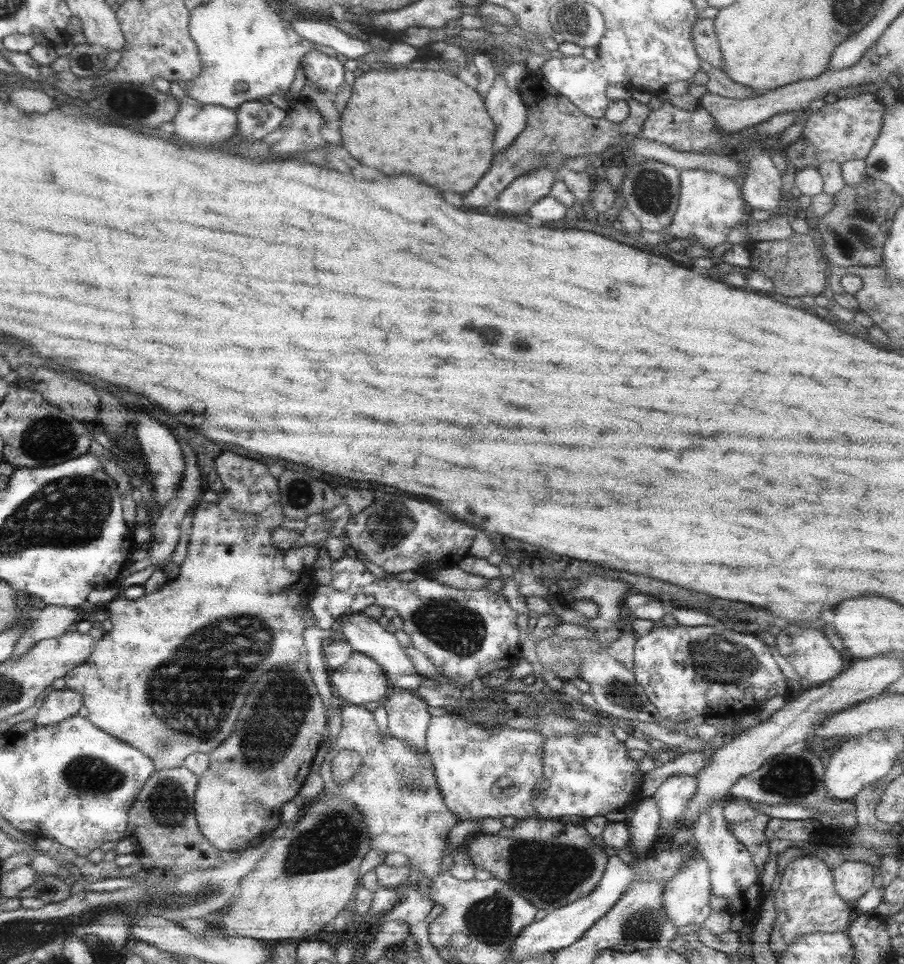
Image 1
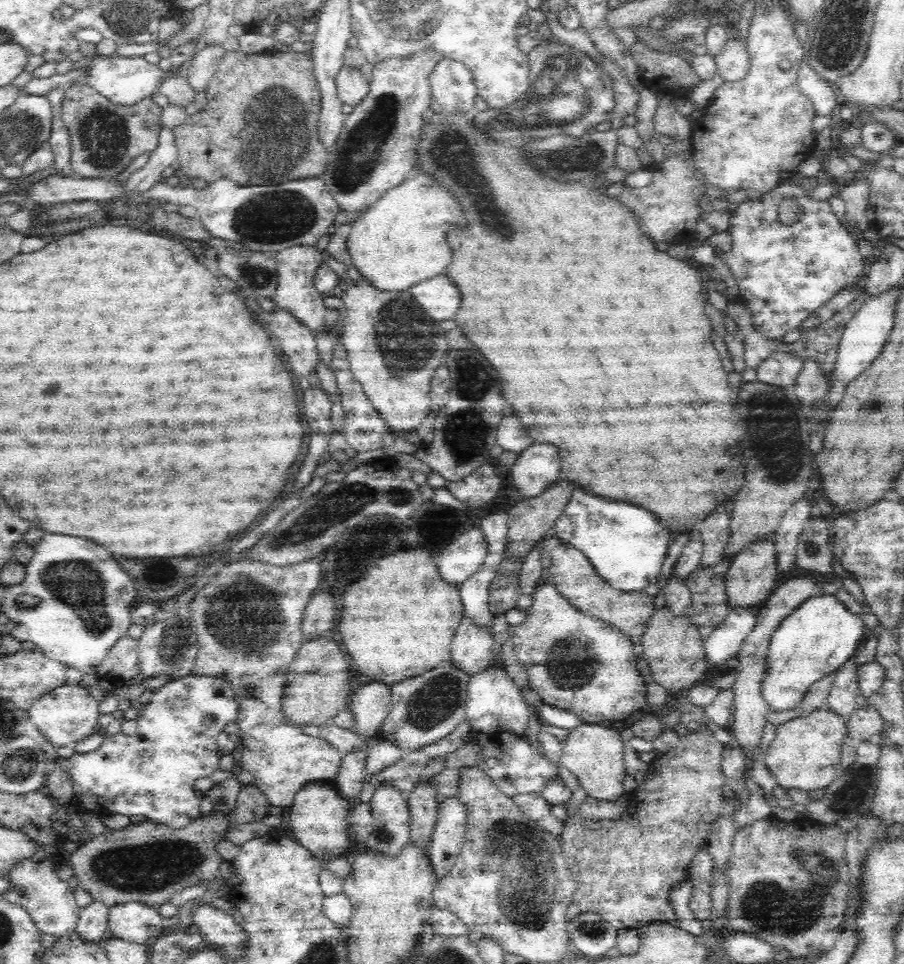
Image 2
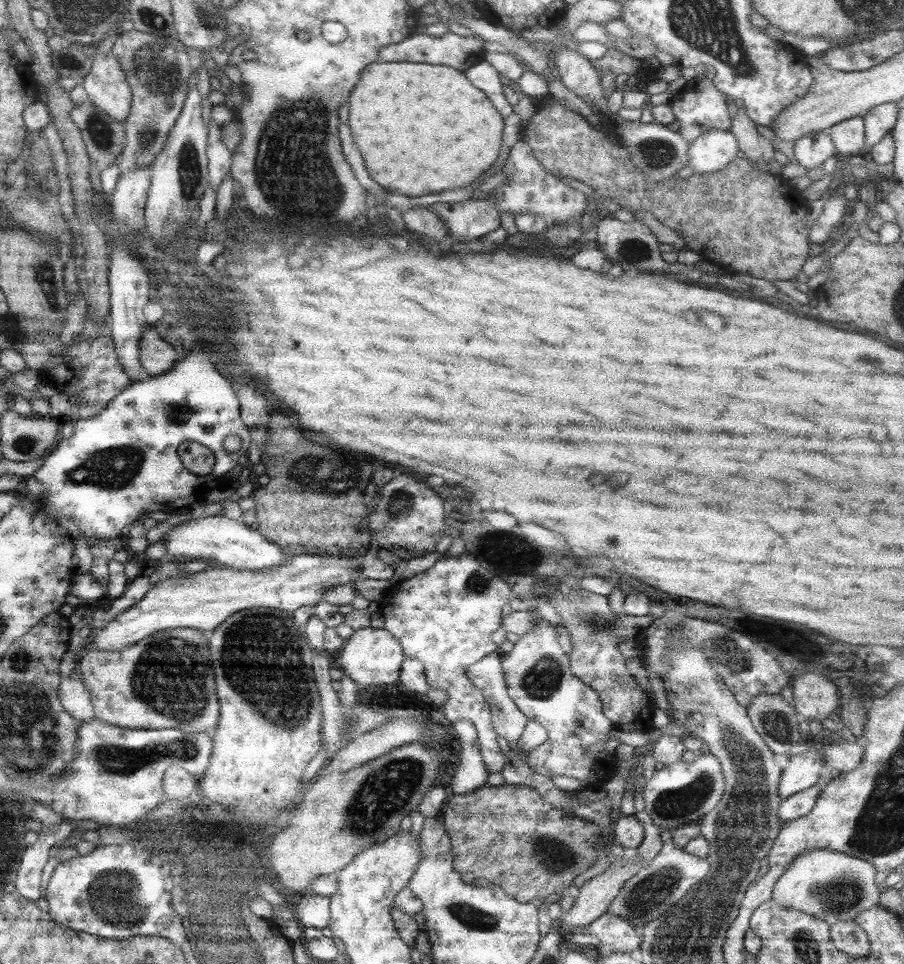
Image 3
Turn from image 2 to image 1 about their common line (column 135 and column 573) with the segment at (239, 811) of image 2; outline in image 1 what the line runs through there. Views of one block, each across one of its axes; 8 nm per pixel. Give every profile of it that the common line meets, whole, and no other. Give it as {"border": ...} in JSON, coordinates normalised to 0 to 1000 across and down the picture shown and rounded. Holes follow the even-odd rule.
{"border":[[[601,849],[574,850],[567,859],[555,858],[550,865],[523,864],[512,876],[512,882],[528,902],[539,902],[545,911],[559,915],[574,930],[581,932],[593,943],[605,946],[650,929],[663,916],[673,889],[668,881],[656,874],[656,869],[648,864],[645,857],[621,855],[615,850]]]}

